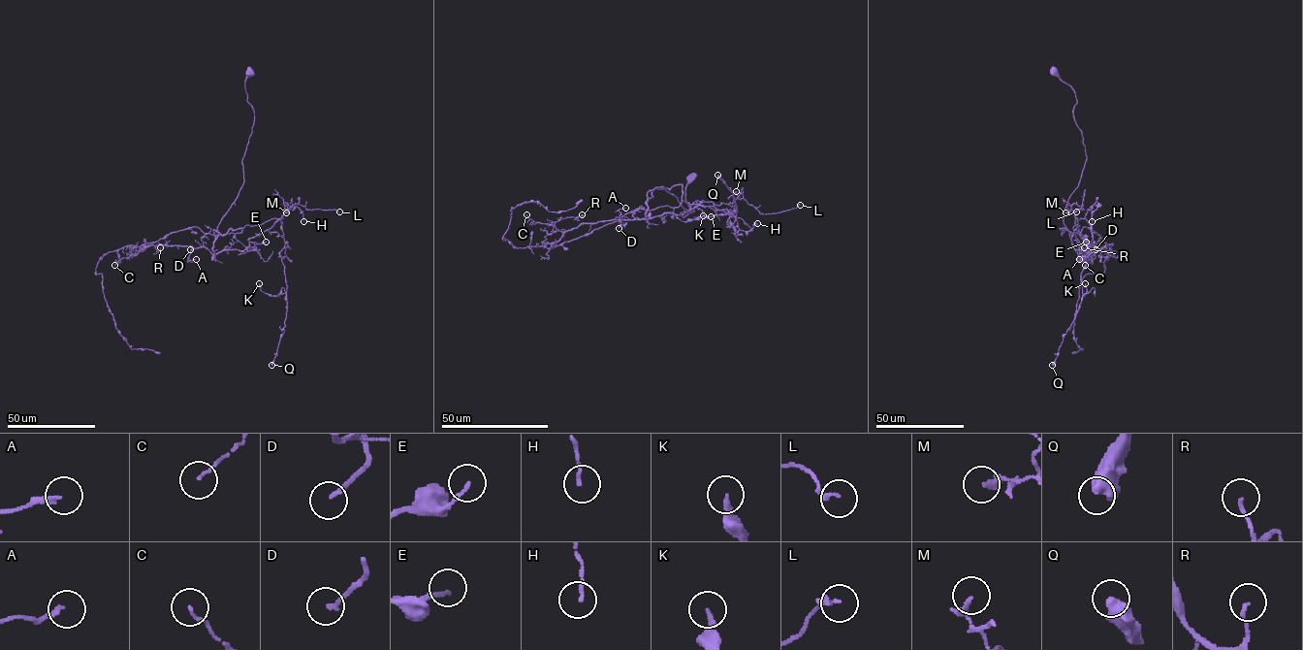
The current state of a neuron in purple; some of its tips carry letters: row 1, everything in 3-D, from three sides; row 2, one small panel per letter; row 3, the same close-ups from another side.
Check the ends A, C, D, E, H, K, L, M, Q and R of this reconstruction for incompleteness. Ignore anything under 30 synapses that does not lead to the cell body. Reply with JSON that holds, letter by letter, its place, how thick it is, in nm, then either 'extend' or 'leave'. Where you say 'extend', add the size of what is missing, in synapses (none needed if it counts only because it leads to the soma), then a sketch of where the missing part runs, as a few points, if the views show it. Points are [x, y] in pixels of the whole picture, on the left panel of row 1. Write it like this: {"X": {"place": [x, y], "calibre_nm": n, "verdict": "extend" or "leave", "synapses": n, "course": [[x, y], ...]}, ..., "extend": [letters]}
{"A": {"place": [196, 259], "calibre_nm": 170, "verdict": "leave"}, "C": {"place": [114, 265], "calibre_nm": 100, "verdict": "leave"}, "D": {"place": [190, 249], "calibre_nm": 180, "verdict": "leave"}, "E": {"place": [266, 242], "calibre_nm": 150, "verdict": "leave"}, "H": {"place": [303, 221], "calibre_nm": 130, "verdict": "leave"}, "K": {"place": [259, 283], "calibre_nm": 200, "verdict": "leave"}, "L": {"place": [339, 211], "calibre_nm": 170, "verdict": "leave"}, "M": {"place": [286, 212], "calibre_nm": 200, "verdict": "leave"}, "Q": {"place": [271, 365], "calibre_nm": 550, "verdict": "leave"}, "R": {"place": [160, 247], "calibre_nm": 130, "verdict": "leave"}, "extend": []}

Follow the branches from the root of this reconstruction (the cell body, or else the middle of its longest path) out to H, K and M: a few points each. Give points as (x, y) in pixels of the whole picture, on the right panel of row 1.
H: (1055, 71), (1075, 94), (1086, 154), (1064, 210), (1071, 238), (1067, 229), (1062, 235), (1096, 205), (1092, 221)
K: (1055, 71), (1075, 94), (1086, 154), (1064, 210), (1071, 238), (1060, 228), (1091, 226), (1085, 283)
M: (1055, 71), (1075, 94), (1073, 118), (1086, 154), (1064, 212), (1071, 244), (1084, 259), (1074, 212), (1065, 212)

